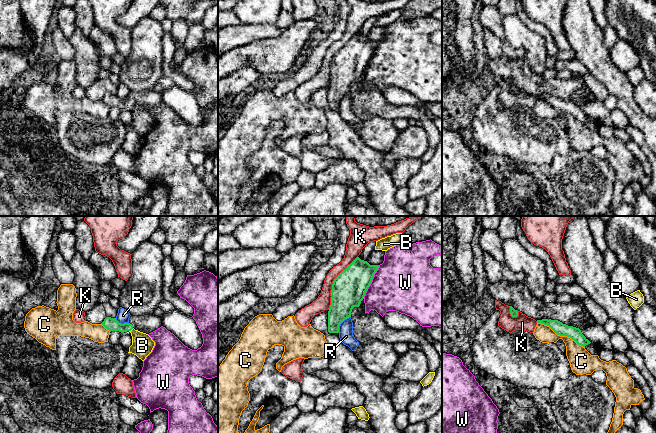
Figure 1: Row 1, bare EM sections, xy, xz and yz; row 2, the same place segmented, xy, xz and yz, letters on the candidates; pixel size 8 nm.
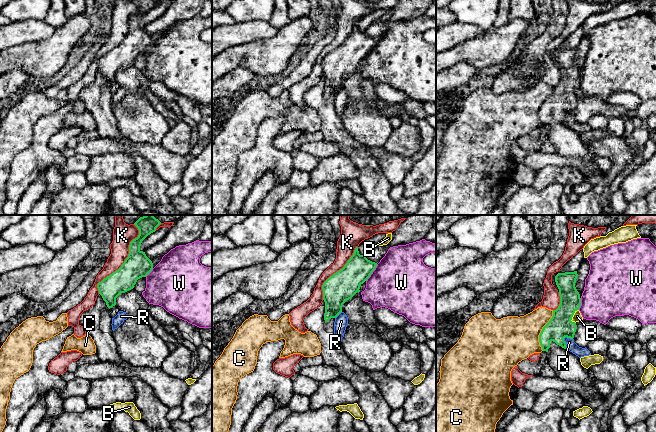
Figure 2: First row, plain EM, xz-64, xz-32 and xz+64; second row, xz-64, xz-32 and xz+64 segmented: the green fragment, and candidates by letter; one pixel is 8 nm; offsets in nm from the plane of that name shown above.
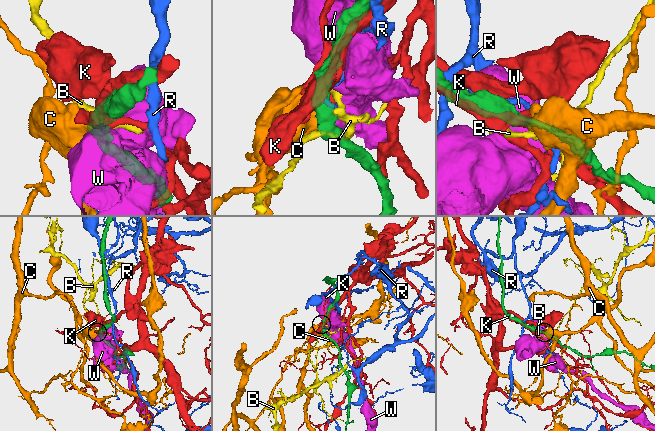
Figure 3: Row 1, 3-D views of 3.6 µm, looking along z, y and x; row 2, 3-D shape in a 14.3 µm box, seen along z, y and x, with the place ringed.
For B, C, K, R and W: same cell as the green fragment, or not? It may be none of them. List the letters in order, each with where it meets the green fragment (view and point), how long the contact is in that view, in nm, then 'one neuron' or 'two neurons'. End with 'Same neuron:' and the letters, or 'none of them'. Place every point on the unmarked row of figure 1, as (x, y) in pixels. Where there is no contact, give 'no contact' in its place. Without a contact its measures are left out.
B: xy (131, 105) | 50 nm | two neurons
C: yz (561, 111) | 440 nm | two neurons
K: xz (333, 59) | 500 nm | two neurons
R: xz (341, 98) | 170 nm | two neurons
W: xz (371, 57) | 300 nm | two neurons
Same neuron: none of them

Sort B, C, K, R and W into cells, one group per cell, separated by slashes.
B / C / K / R / W

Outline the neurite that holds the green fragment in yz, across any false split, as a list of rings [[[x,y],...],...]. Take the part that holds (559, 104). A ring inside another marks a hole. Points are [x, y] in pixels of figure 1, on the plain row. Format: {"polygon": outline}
{"polygon": [[[542,95],[542,96],[537,96],[537,99],[541,99],[541,100],[549,102],[557,111],[570,113],[578,121],[581,121],[583,123],[591,119],[582,110],[579,104],[568,102],[558,96]]]}

